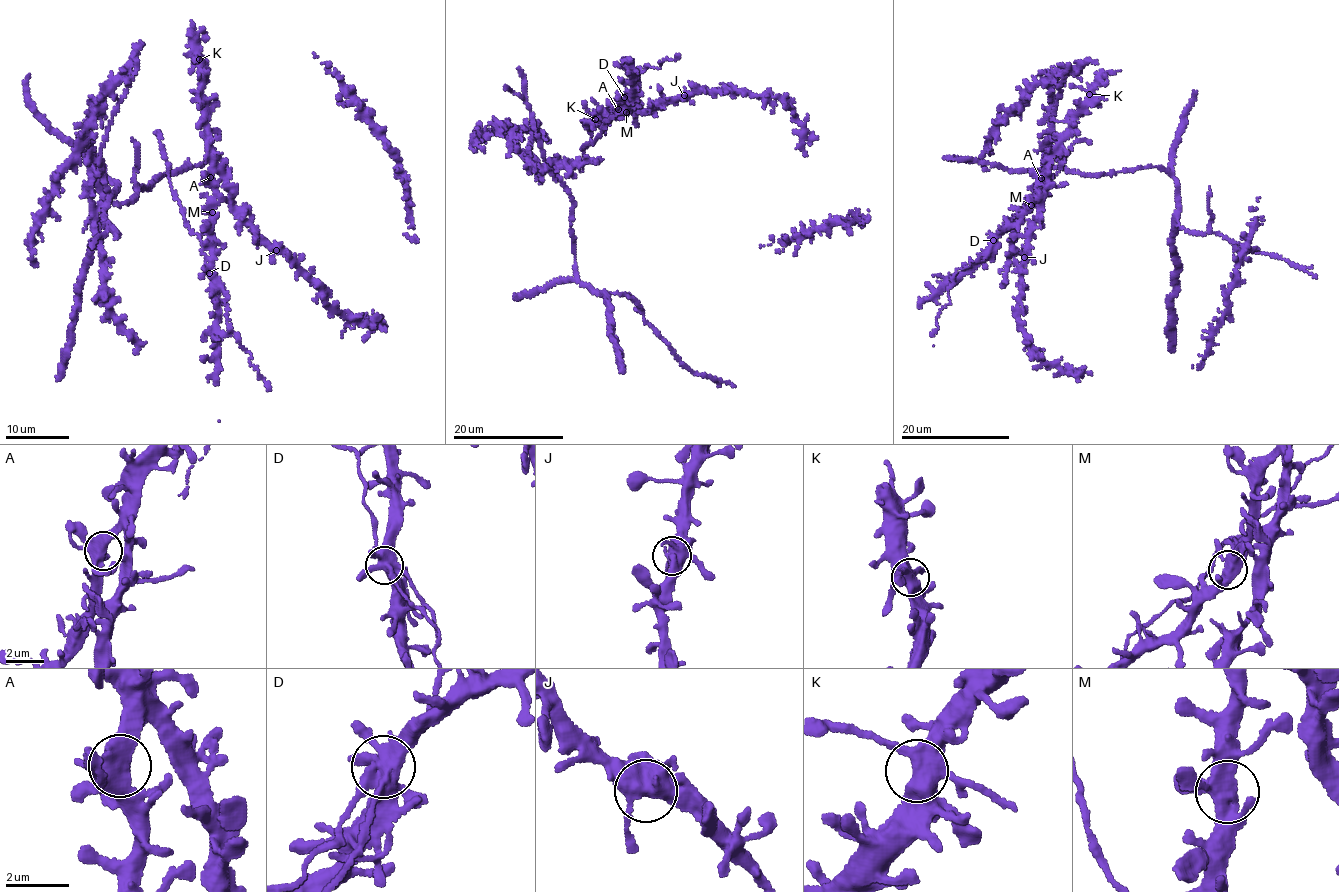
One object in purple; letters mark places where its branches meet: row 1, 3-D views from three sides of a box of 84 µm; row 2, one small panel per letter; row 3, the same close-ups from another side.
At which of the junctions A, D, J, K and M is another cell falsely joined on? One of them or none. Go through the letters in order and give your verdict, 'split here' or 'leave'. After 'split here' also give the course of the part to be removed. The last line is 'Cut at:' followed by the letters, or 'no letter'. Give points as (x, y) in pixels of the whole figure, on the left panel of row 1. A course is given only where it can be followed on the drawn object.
A: leave
D: split here | (209, 272), (198, 235), (189, 229), (168, 181), (168, 166), (158, 134)
J: leave
K: leave
M: leave
Cut at: D

